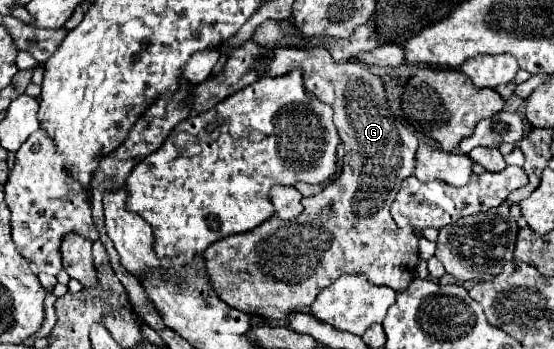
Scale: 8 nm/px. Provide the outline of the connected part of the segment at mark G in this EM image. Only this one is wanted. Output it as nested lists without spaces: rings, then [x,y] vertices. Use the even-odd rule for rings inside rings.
[[[277,47],[273,61],[269,63],[267,75],[279,77],[295,67],[303,69],[305,89],[309,89],[319,101],[331,105],[335,111],[333,121],[345,145],[341,175],[335,177],[321,193],[303,197],[301,200],[303,213],[297,215],[295,219],[281,221],[277,217],[271,217],[251,231],[229,235],[225,239],[215,241],[203,253],[205,261],[209,263],[209,275],[213,275],[211,285],[215,287],[217,295],[227,305],[243,313],[253,311],[255,315],[263,315],[269,319],[281,319],[295,307],[311,305],[325,287],[329,287],[345,273],[365,273],[375,285],[385,285],[391,287],[393,291],[403,291],[415,277],[415,265],[419,259],[417,231],[413,227],[399,229],[389,215],[391,203],[397,195],[395,189],[403,183],[405,177],[413,175],[415,171],[415,155],[419,139],[391,115],[381,79],[375,77],[369,69],[361,67],[359,63],[335,63],[325,47],[311,49]]]

